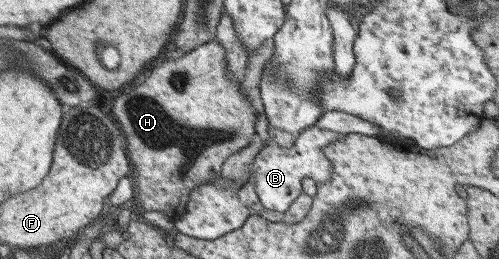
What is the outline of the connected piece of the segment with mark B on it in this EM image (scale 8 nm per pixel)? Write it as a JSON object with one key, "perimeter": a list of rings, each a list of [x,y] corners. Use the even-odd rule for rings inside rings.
{"perimeter":[[[315,124],[297,135],[296,143],[290,147],[283,147],[272,141],[265,144],[249,165],[249,175],[253,173],[255,191],[262,205],[271,211],[286,213],[292,207],[293,202],[305,192],[305,179],[313,179],[317,183],[331,181],[334,165],[323,149],[337,140],[342,140],[345,136],[345,133],[329,131]]]}

